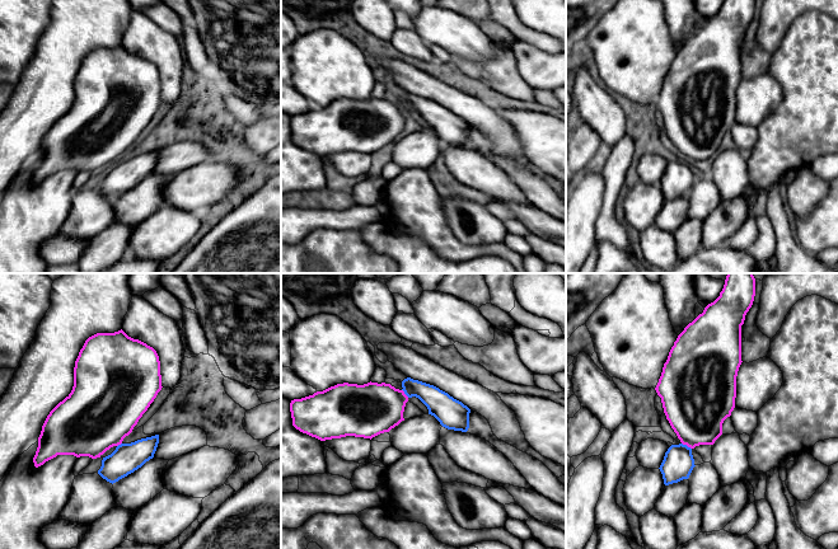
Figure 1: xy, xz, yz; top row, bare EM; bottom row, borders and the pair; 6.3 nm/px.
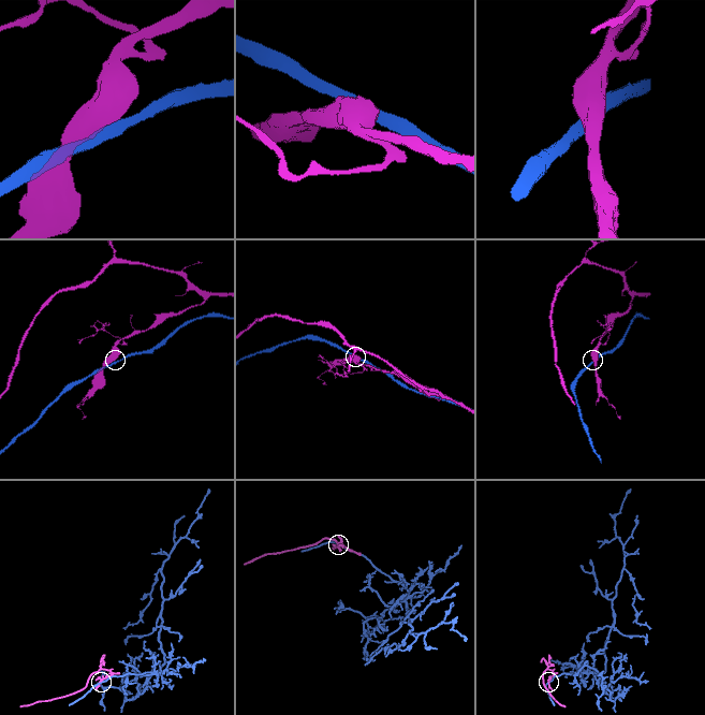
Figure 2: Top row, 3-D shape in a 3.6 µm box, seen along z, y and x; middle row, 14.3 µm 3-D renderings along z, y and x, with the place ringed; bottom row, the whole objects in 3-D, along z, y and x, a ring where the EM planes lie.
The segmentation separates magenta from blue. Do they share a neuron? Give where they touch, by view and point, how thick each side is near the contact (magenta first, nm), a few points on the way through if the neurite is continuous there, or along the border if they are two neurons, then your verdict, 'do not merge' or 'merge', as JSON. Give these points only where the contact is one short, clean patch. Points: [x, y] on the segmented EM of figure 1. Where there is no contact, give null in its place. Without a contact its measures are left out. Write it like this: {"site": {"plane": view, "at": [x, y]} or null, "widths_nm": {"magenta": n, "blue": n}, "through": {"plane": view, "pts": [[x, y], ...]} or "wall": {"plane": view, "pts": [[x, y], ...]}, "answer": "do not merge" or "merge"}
{"site": {"plane": "yz", "at": [687, 445]}, "widths_nm": {"magenta": 400, "blue": 200}, "wall": {"plane": "yz", "pts": [[682, 442], [691, 449]]}, "answer": "do not merge"}

